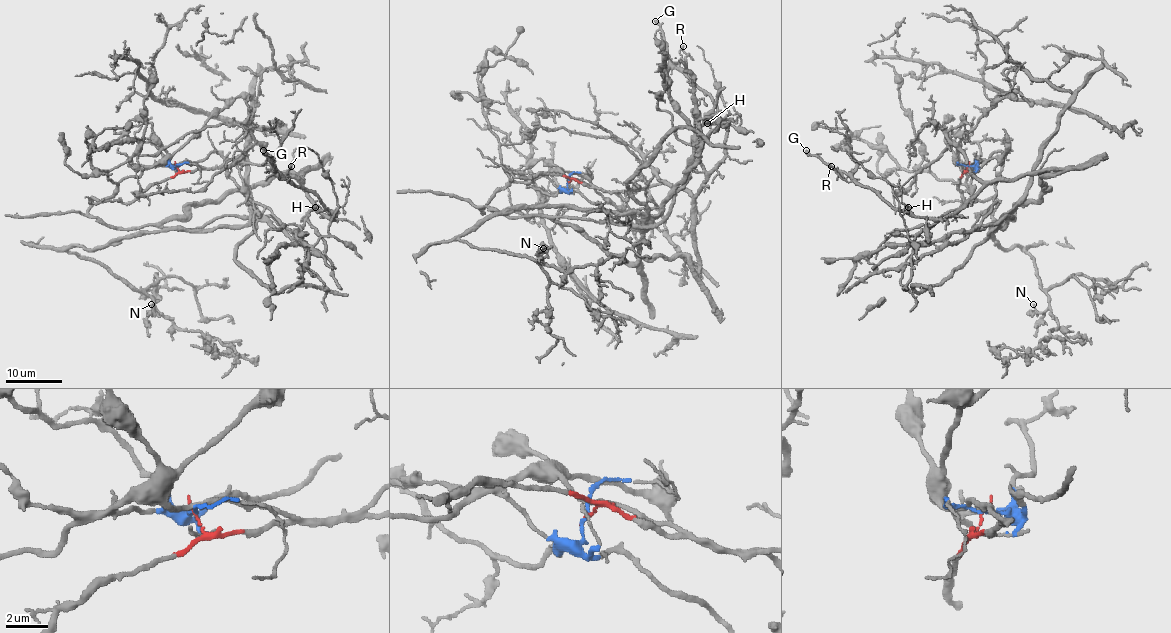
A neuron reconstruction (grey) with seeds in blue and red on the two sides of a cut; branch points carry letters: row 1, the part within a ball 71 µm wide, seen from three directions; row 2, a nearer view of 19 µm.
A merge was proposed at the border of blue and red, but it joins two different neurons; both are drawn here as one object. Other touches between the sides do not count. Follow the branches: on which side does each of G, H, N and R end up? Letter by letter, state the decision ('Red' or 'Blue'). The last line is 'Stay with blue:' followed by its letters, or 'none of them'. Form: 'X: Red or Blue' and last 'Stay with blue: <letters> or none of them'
G: Red
H: Red
N: Blue
R: Red
Stay with blue: N

